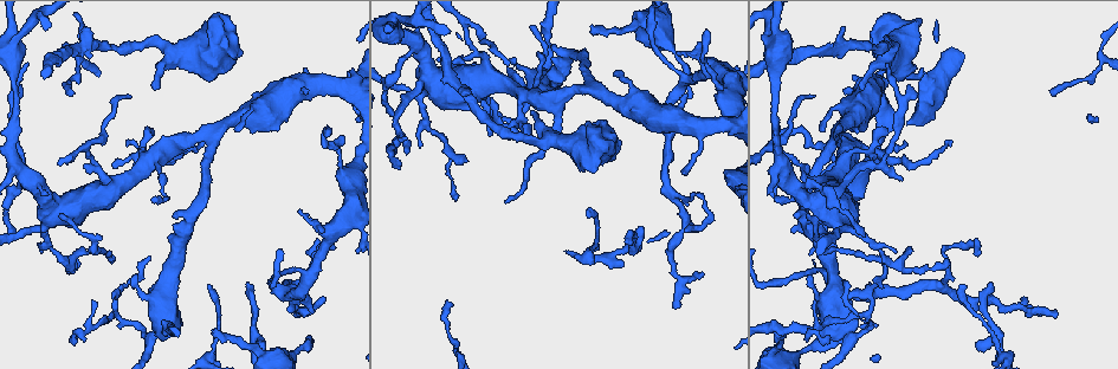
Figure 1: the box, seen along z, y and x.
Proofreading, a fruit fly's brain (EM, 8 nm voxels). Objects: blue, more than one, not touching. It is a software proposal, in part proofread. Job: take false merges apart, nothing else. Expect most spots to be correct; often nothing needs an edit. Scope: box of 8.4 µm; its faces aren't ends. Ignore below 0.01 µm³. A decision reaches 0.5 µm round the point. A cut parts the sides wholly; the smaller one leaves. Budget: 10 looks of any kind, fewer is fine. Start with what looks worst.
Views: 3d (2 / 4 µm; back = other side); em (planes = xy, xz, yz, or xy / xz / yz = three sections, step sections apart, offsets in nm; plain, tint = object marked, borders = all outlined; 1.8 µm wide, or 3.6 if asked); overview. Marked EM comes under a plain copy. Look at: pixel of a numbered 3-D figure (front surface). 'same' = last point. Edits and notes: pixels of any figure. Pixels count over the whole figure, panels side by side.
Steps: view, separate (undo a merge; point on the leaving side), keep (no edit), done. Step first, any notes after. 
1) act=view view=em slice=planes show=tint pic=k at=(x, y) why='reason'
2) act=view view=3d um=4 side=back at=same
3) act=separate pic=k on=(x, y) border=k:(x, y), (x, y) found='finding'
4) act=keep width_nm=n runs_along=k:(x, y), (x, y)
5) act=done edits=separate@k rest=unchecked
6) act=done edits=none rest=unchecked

act=view view=em slice=xz step=8 show=tint pic=1 at=(865, 316) why='a fork'

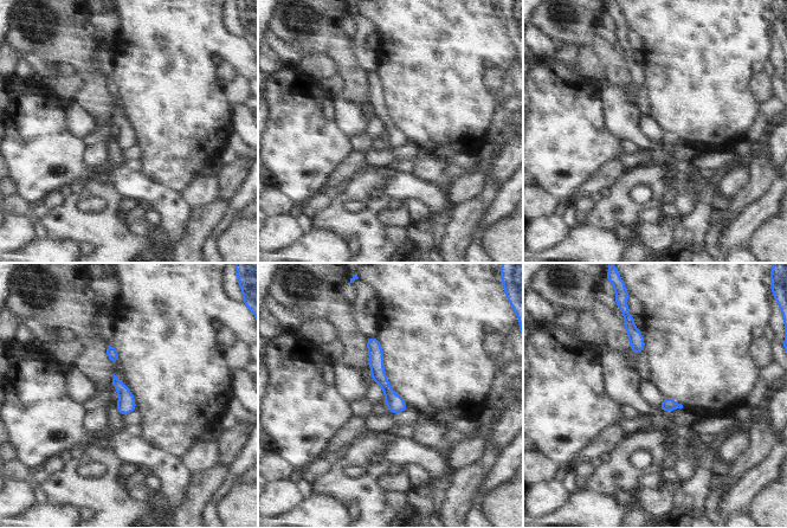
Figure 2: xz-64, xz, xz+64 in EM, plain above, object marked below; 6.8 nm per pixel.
act=keep runs_along=2:(369, 340), (378, 374), (398, 410) found='all the same cell'

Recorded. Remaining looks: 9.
act=view view=3d um=2 pic=1 at=(86, 150) why='abrupt turn'

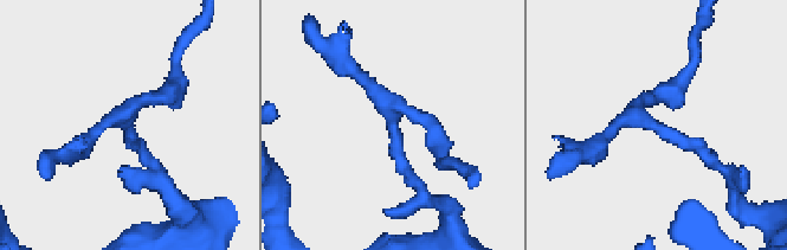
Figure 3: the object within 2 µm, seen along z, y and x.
act=view view=em slice=planes show=tint pic=3 at=(395, 126) arms=3 why='now the EM'

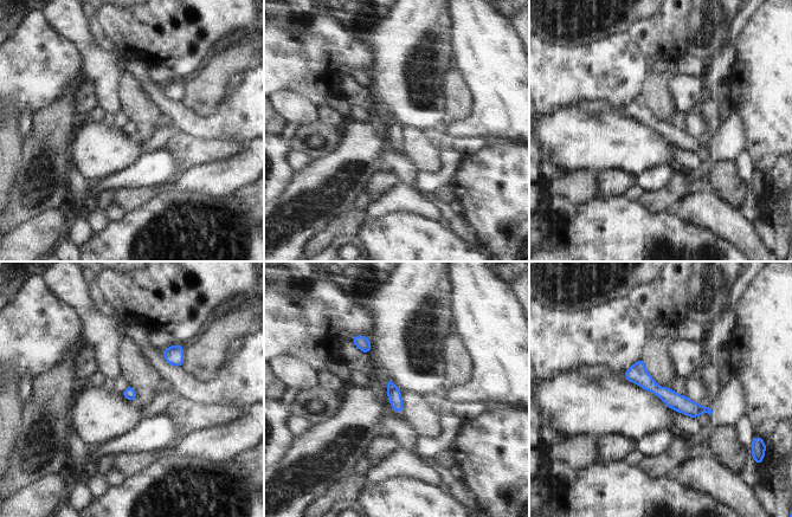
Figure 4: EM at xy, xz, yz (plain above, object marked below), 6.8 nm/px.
act=keep width_nm=90 runs_along=4:(628, 373), (701, 409) found='one cell here'

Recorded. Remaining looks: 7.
act=view view=3d um=4 pic=1 at=(177, 148)

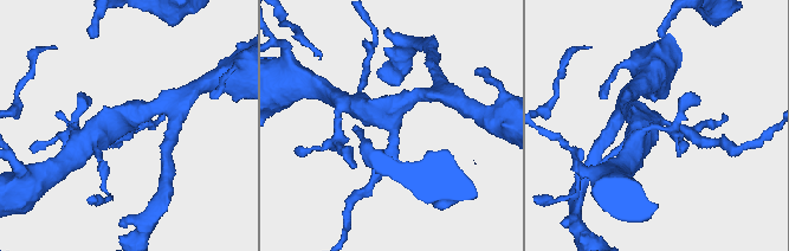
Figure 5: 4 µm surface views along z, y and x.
act=view view=em slice=planes show=tint pic=5 at=(393, 144) why='need the tissue'

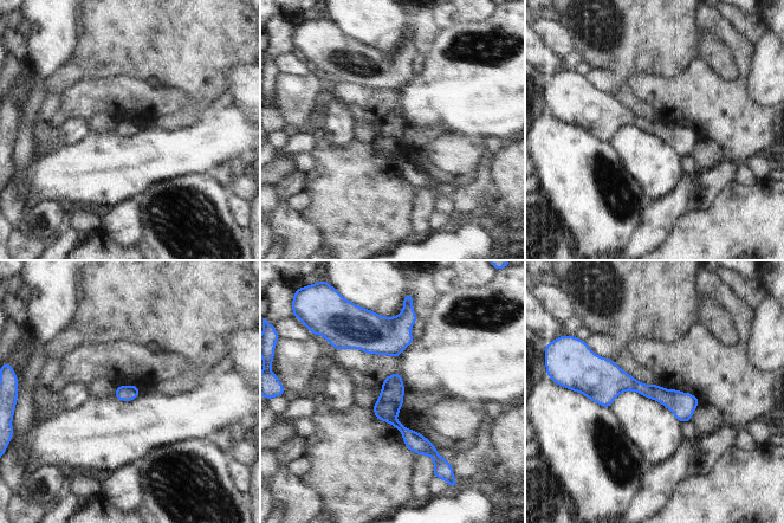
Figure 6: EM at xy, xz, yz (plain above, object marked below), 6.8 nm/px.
act=keep found='one cell here'

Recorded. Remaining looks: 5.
act=view view=3d um=4 pic=1 at=(405, 87) why='three arms meet'

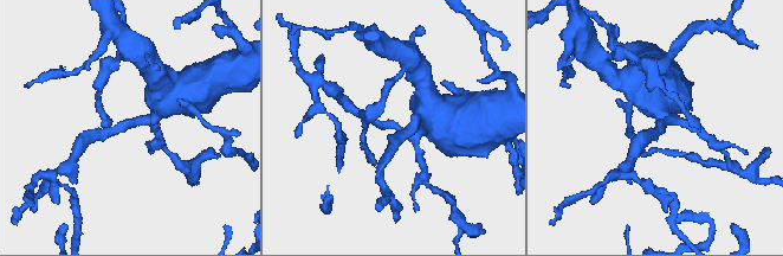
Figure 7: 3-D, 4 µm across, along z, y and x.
act=view view=em slice=yz step=4 show=tint pic=7 at=(392, 127)

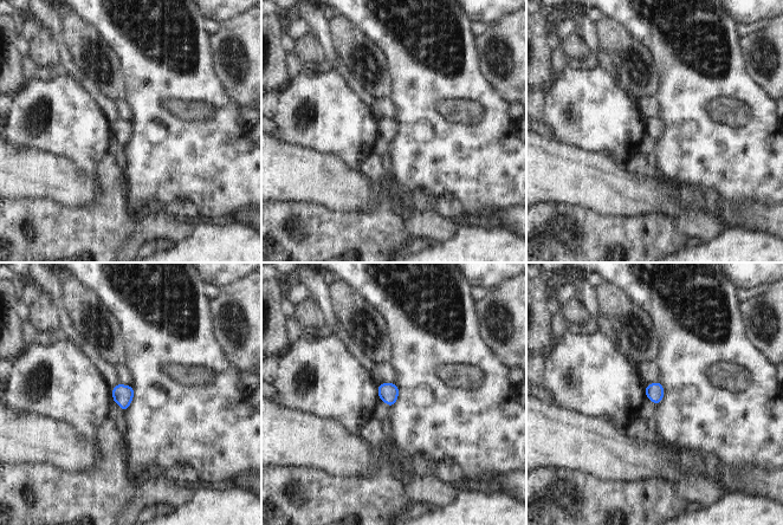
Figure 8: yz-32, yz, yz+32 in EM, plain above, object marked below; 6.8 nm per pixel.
act=keep found='continuous, no second cell'

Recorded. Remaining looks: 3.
act=done edits=none rest=unchecked

